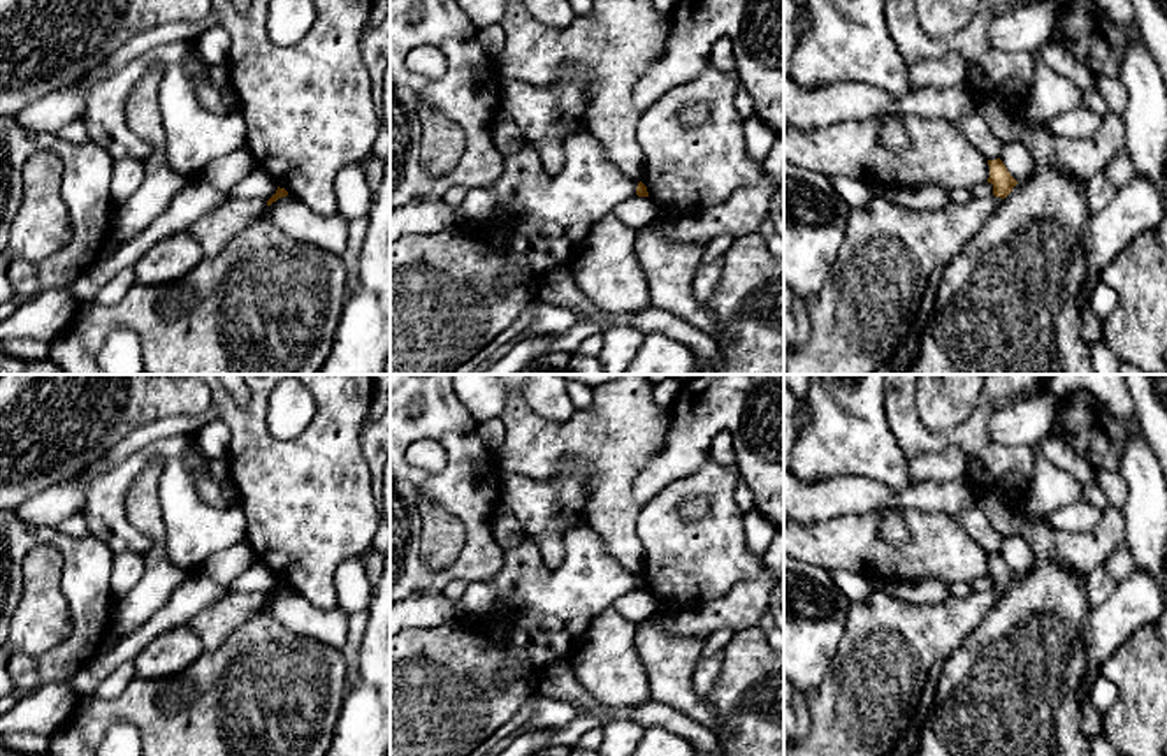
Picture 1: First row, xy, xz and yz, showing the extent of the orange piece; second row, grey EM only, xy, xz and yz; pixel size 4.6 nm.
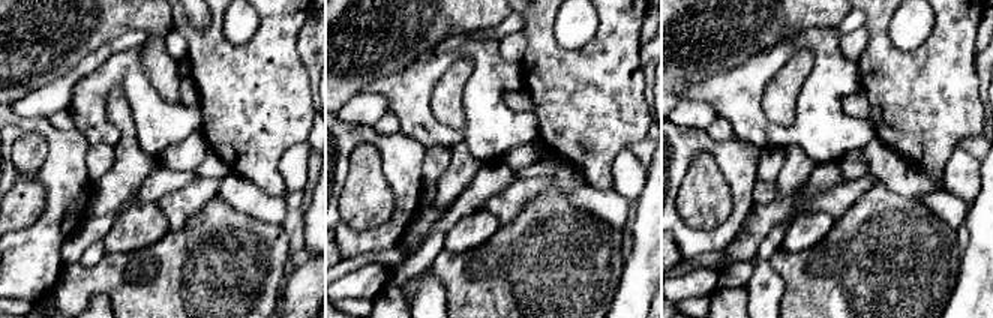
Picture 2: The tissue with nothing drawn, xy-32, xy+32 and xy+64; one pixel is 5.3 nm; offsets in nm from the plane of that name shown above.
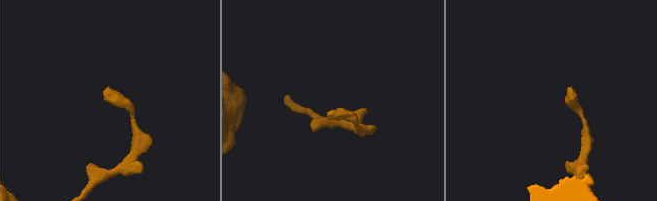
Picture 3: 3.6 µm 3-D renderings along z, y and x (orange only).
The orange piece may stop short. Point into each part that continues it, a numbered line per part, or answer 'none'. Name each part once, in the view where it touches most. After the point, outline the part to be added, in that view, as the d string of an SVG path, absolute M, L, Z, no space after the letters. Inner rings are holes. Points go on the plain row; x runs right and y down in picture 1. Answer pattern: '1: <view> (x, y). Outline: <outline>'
none

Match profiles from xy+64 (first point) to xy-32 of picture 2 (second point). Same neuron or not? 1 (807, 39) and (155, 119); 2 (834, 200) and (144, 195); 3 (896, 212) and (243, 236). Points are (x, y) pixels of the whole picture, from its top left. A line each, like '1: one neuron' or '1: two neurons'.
1: one neuron
2: two neurons
3: one neuron

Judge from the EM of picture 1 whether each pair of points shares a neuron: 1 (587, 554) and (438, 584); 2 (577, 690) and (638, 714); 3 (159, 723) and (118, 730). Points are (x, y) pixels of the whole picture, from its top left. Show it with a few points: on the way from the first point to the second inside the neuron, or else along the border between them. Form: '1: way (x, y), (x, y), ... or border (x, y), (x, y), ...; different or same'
1: border (505, 552), (505, 563), (485, 582); different
2: way (591, 705), (607, 714), (623, 714); same
3: border (141, 734), (132, 723), (116, 719), (102, 737); different

